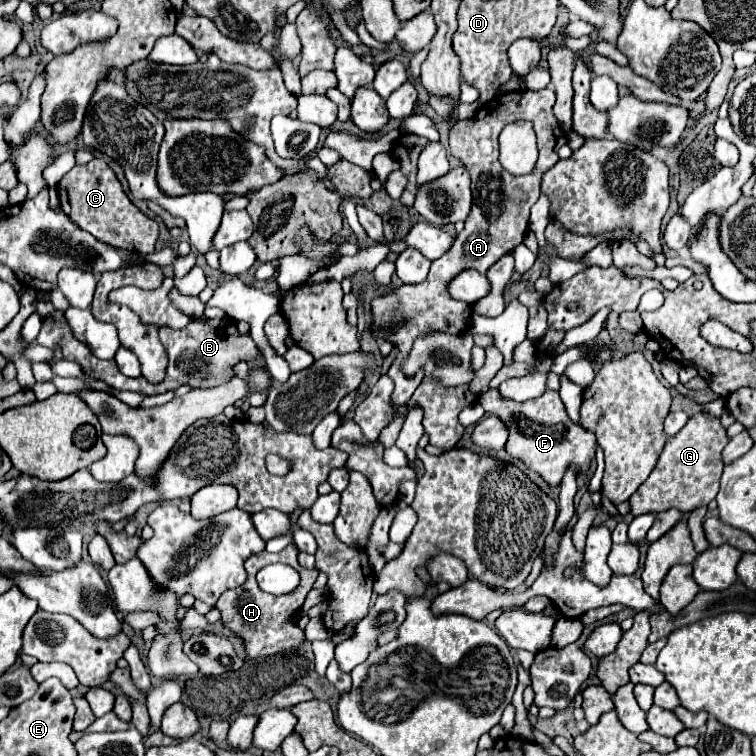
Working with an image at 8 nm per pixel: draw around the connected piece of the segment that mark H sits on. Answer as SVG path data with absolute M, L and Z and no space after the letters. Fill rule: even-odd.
M290 544L288 548L284 548L278 554L270 554L270 552L264 550L260 554L250 556L246 560L246 572L248 572L246 582L240 588L226 590L216 602L216 608L222 612L222 622L230 630L234 630L238 636L242 636L242 640L246 644L246 652L248 652L250 658L270 656L270 654L276 654L276 652L282 652L282 650L294 650L304 640L304 632L298 626L294 626L292 616L302 608L304 598L312 590L312 584L314 584L314 580L318 576L318 570L302 568L298 564L298 560L296 560L296 554L298 554L298 548L294 544ZM274 562L282 562L282 564L288 564L288 566L298 570L300 584L298 584L298 588L294 592L288 592L288 594L282 594L282 596L274 596L274 594L266 594L266 592L262 592L258 588L258 582L256 582L258 570L268 566L268 564L274 564Z

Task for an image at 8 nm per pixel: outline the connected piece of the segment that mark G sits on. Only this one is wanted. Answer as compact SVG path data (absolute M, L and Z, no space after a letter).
M696 412L676 436L670 436L666 440L652 474L628 500L630 514L640 516L646 512L664 512L670 508L690 512L710 504L720 488L720 476L722 476L720 454L726 444L728 434L726 428L720 424L720 418L708 412Z

